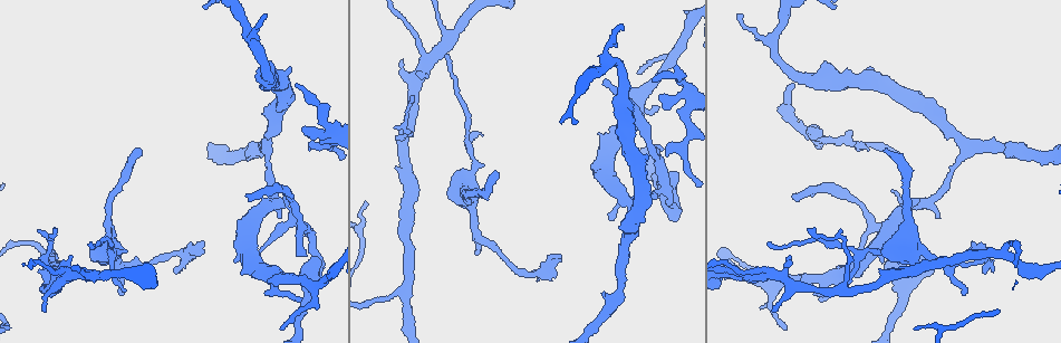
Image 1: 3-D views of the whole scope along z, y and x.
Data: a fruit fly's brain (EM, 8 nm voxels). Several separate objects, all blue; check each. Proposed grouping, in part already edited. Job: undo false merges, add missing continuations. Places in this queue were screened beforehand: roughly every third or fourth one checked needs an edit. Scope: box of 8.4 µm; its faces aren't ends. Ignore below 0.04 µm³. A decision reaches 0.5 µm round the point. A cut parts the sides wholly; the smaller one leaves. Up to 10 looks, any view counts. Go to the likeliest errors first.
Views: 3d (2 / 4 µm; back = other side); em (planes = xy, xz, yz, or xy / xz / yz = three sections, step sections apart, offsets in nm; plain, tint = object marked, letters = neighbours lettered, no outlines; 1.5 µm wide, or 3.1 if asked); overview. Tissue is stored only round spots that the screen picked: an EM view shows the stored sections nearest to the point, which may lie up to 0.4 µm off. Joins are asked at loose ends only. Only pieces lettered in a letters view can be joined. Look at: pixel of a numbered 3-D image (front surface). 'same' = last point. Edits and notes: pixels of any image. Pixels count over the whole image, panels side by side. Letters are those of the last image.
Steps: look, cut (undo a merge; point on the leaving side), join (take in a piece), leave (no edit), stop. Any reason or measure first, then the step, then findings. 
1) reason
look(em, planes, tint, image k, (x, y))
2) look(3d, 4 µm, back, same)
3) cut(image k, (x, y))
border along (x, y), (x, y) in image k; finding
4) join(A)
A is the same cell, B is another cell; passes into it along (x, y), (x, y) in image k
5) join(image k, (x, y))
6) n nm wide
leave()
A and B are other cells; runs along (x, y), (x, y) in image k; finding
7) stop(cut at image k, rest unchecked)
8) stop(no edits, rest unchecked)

thin end
look(3d, 2 µm, image 1, (886, 148))

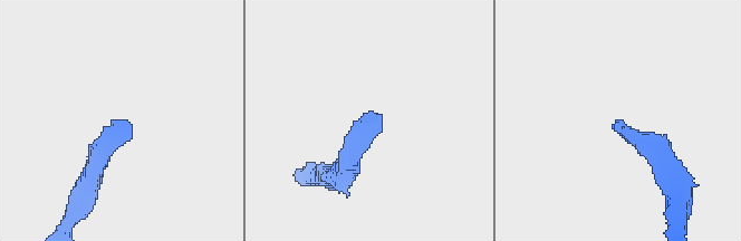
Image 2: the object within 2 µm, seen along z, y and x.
shape alone is not enough
look(em, planes, letters, image 2, (126, 123))

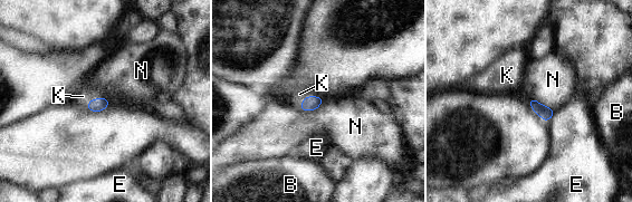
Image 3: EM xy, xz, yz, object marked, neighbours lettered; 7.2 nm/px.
N touches over 190 nm
join(K)
K is the same cell, B, E and N are other cells; passes into it along (310, 103), (308, 96), (299, 94) in image 3; it goes on there

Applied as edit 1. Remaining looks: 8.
branch stops here
look(3d, 4 µm, image 1, (301, 130))

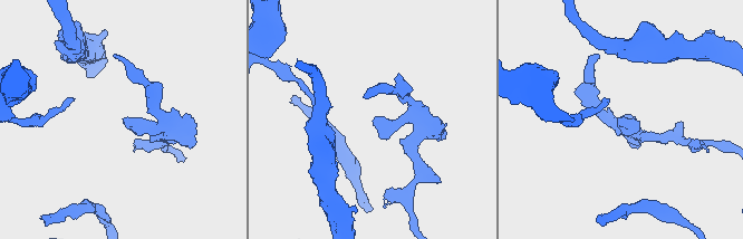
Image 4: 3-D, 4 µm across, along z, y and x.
now the EM
look(em, planes, letters, image 4, (617, 119))

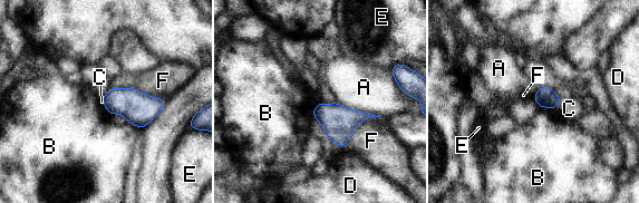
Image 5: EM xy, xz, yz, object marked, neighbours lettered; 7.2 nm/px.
leave()
A, B, C, D, E and F are other cells; border along (110, 87), (135, 88), (166, 100) in image 5; no lettered piece goes on from it

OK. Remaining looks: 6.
free end
look(3d, 4 µm, back, image 1, (966, 249))

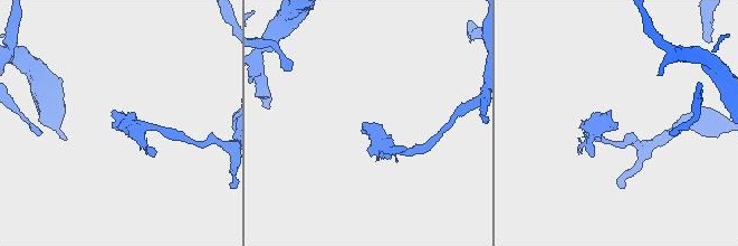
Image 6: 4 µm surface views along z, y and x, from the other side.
now the EM
look(em, planes, letters, image 6, (363, 123))

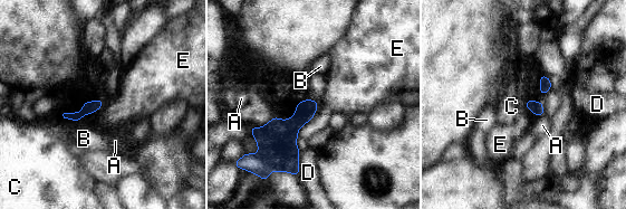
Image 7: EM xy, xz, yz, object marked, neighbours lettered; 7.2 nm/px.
leave()
A, B, C, D and E are other cells; none of them fits

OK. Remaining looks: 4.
look(em, xy, step 8, tint, image 1, (475, 252))

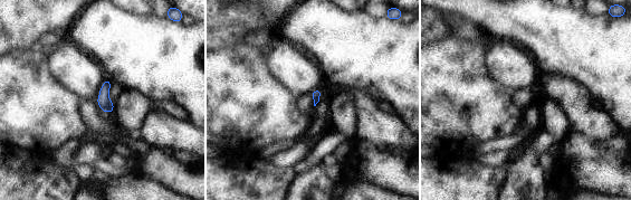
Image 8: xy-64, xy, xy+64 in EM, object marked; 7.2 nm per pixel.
another direction
look(em, planes, tint, same)

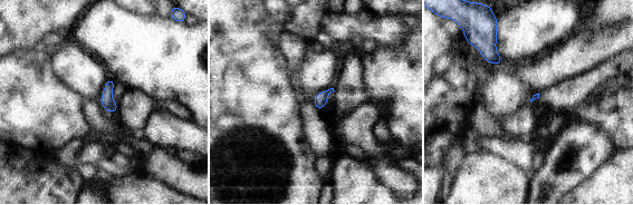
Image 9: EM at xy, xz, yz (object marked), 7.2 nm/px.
what lies round it
look(em, planes, letters, same)

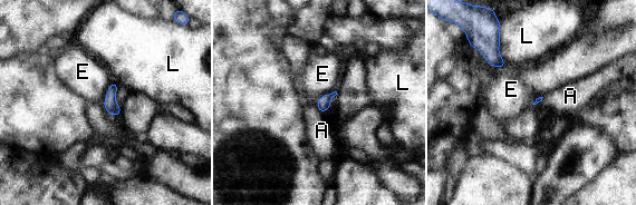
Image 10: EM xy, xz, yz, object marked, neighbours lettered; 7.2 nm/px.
L touches over 240 nm
leave()
A, E and L are other cells; none of them fits

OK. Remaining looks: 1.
stop(join at image 3, rest unchecked)

